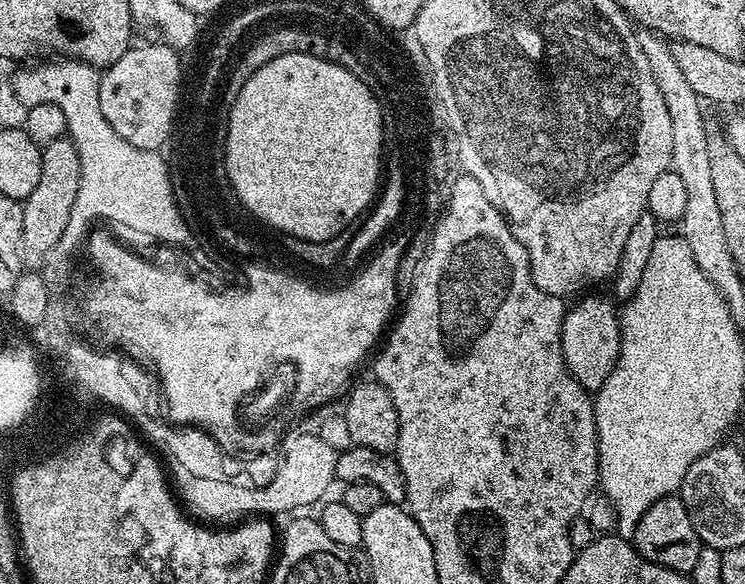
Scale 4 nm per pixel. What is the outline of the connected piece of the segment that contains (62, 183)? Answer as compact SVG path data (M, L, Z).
M61 138L43 145L42 178L38 186L23 200L22 242L27 263L39 265L44 257L62 238L70 222L70 210L74 210L74 198L78 198L78 182L82 178L80 149L70 138Z

